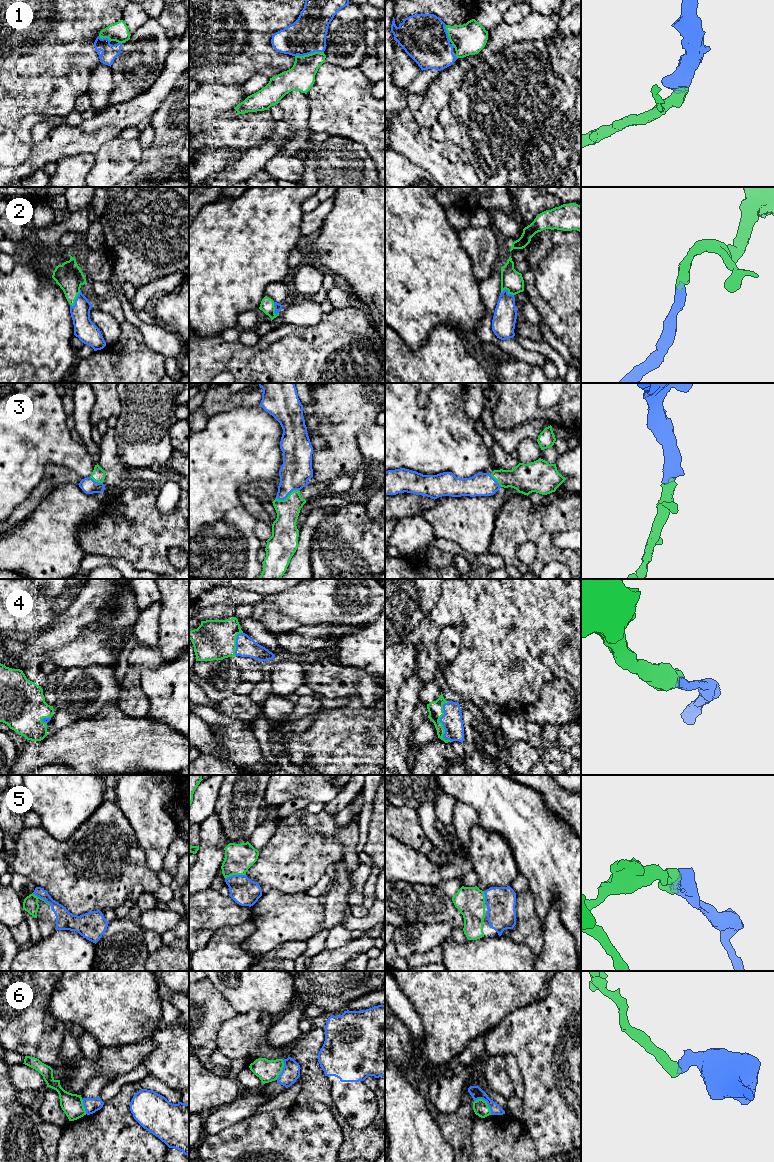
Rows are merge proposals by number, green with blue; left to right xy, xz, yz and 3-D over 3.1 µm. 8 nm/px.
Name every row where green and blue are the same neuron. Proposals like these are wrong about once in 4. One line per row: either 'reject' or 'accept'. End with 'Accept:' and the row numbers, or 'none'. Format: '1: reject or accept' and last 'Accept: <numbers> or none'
1: accept
2: accept
3: accept
4: accept
5: accept
6: reject
Accept: 1, 2, 3, 4, 5

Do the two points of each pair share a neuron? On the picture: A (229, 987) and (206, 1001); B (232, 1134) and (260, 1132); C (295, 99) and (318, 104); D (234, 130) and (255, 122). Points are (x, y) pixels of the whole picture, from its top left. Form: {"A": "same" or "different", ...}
{"A": "different", "B": "same", "C": "different", "D": "same"}

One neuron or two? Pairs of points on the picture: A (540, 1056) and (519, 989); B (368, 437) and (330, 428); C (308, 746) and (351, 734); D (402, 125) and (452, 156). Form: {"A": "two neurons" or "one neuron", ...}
{"A": "two neurons", "B": "two neurons", "C": "one neuron", "D": "one neuron"}

